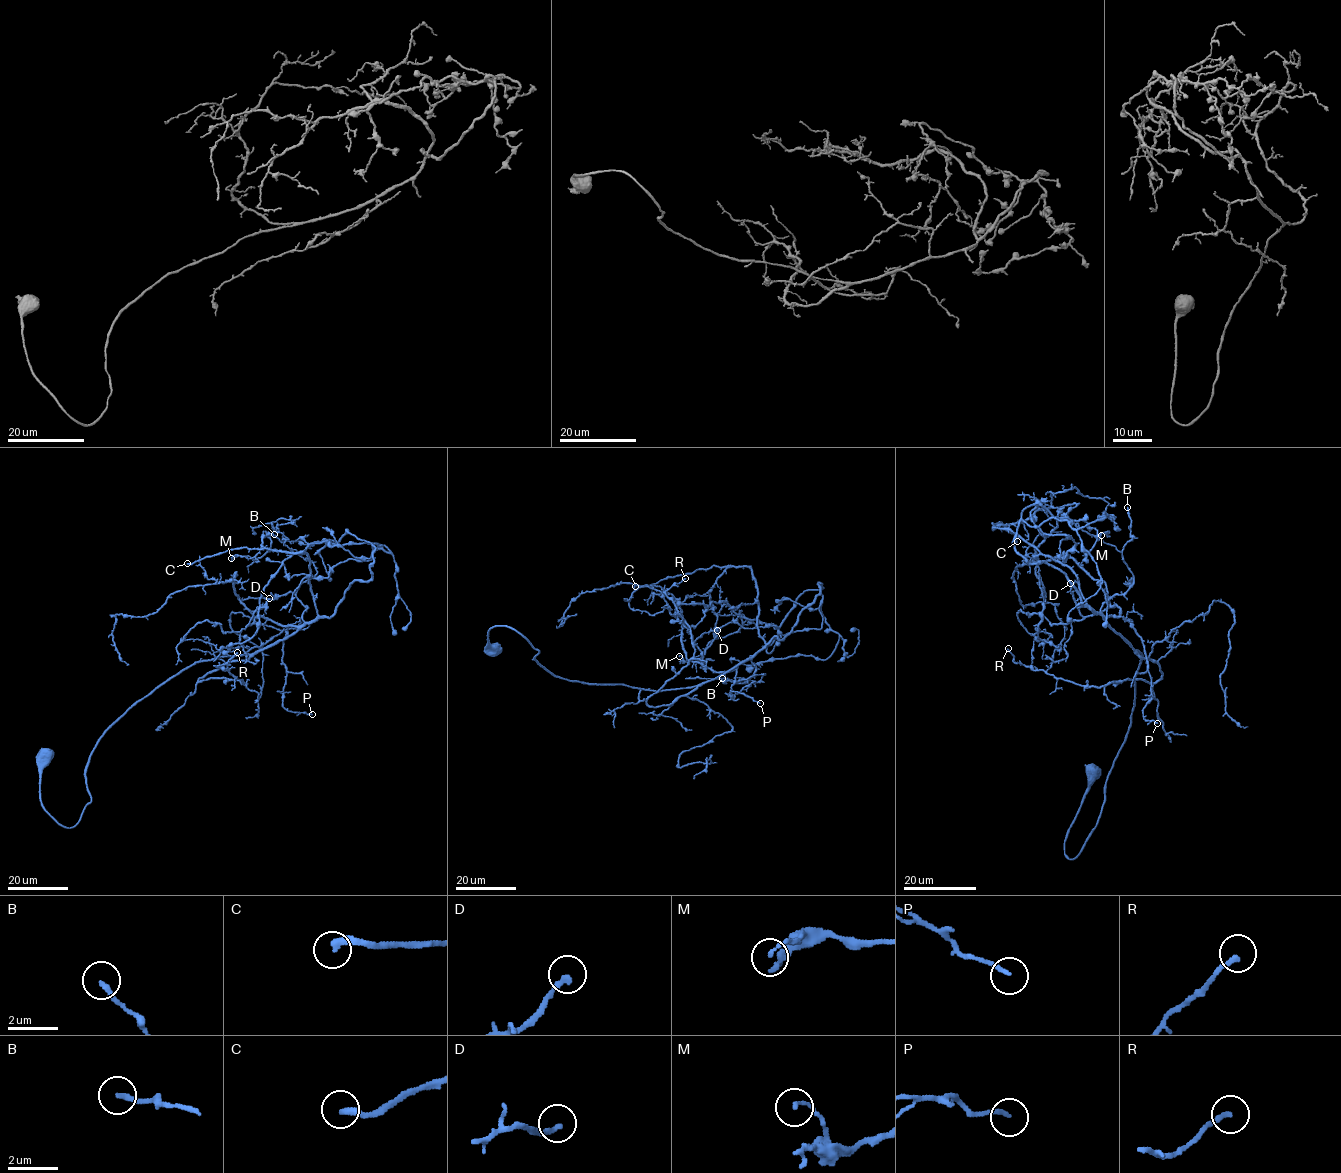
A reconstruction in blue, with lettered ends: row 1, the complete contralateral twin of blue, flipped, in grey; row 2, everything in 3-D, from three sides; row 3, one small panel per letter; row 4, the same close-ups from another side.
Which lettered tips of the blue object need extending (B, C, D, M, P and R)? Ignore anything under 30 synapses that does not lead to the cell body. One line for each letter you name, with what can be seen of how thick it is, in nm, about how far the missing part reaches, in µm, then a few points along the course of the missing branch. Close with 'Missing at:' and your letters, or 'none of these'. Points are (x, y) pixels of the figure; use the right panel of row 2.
C: Thickness 260 nm. Missing length about 70 µm. Course of what is missing: (1017, 541), (1040, 571), (1047, 591), (1065, 603), (1081, 603), (1089, 596), (1131, 579), (1154, 582)
Missing at: C

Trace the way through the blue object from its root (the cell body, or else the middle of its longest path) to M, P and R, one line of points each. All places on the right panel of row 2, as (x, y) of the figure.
M: (1092, 771), (1070, 859), (1100, 814), (1142, 655), (1067, 566), (993, 528), (1074, 503), (1067, 517), (1101, 535)
P: (1092, 771), (1070, 859), (1095, 827), (1143, 658), (1110, 615), (1141, 638), (1143, 718), (1157, 723)
R: (1092, 771), (1070, 859), (1127, 735), (1136, 651), (1158, 665), (1153, 683), (1085, 687), (1008, 648)

